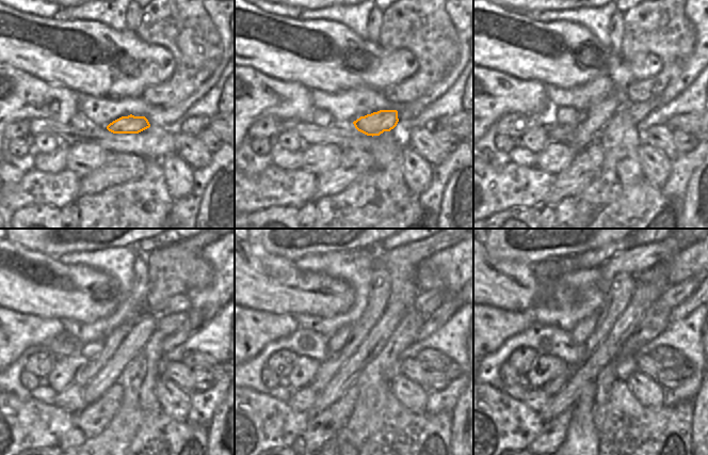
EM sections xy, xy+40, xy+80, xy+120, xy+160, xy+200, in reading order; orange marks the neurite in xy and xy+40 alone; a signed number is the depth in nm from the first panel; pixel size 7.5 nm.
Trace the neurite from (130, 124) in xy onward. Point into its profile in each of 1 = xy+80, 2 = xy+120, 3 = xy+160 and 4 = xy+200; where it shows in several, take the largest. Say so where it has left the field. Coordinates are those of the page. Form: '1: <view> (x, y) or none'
1: xy+80 (637, 111)
2: xy+120 (195, 322)
3: xy+160 (451, 303)
4: xy+200 (690, 303)

